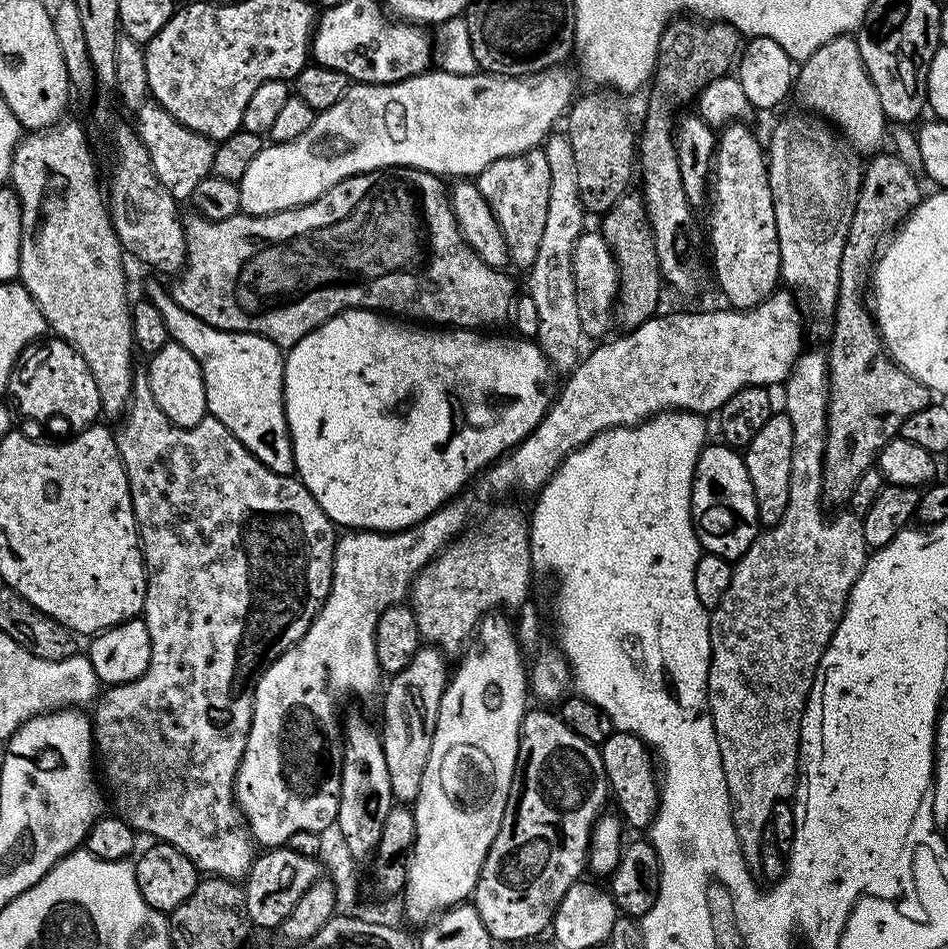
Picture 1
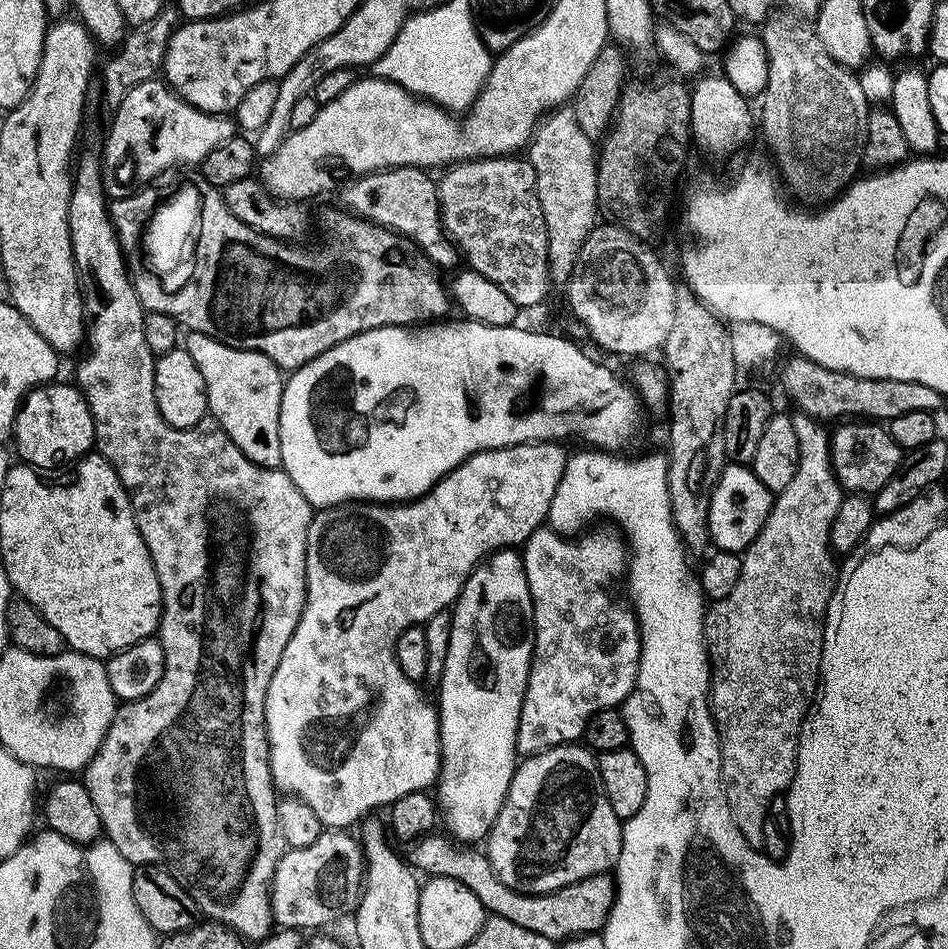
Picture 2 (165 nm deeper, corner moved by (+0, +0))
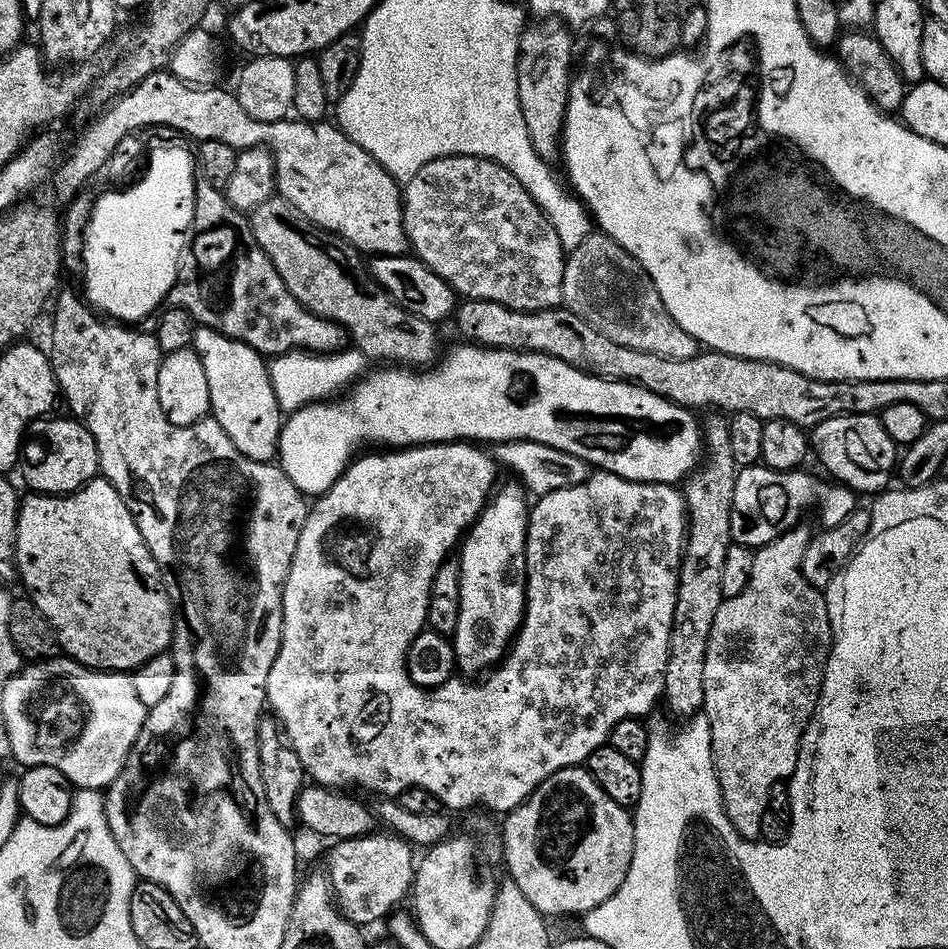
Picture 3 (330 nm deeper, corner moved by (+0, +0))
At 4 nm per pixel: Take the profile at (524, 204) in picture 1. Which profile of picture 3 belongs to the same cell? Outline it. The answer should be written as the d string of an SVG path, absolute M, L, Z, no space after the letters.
M481 156L434 158L406 181L402 188L404 229L416 259L456 291L457 297L502 302L514 310L533 312L555 308L563 301L562 274L566 250L530 194L498 162Z

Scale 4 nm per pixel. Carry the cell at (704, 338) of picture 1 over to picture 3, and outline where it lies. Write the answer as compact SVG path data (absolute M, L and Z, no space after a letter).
M445 442L442 444L417 444L399 450L376 450L373 451L376 452L373 456L364 456L365 454L357 455L349 463L348 467L345 468L343 474L334 482L334 486L330 486L330 490L323 493L315 501L311 511L309 511L306 522L302 526L302 534L298 534L298 546L294 550L294 558L290 562L290 570L284 583L284 593L282 594L282 640L278 646L278 654L274 658L274 666L270 666L266 704L271 711L272 708L276 711L274 713L275 719L278 721L288 743L292 745L292 749L298 754L305 773L317 785L323 785L328 789L344 790L347 789L347 784L357 784L358 787L365 788L368 792L377 792L375 795L380 798L396 798L399 797L400 793L405 792L407 788L421 788L422 790L430 790L430 794L437 796L441 805L448 810L451 810L450 808L472 808L475 804L485 804L486 807L500 812L499 814L507 814L513 812L542 781L550 778L550 774L554 774L563 768L574 768L583 765L591 752L598 750L603 744L608 743L610 730L614 730L614 726L618 726L618 722L622 722L628 716L637 718L647 717L647 712L655 704L659 705L661 703L664 694L664 671L666 670L666 662L668 661L670 626L674 618L674 602L676 601L678 578L680 577L680 557L684 554L684 542L688 530L688 517L684 511L684 498L681 489L671 484L642 483L636 480L623 479L621 476L616 476L612 472L603 470L591 473L582 483L575 484L572 487L562 487L556 491L547 492L546 495L539 497L531 505L527 524L527 540L524 543L524 553L527 558L527 590L525 592L524 623L521 624L520 630L517 632L515 640L512 641L504 659L483 677L483 679L485 678L484 684L480 684L475 688L474 685L467 684L464 680L453 678L447 680L447 682L437 688L419 688L412 681L406 663L406 635L404 636L404 628L420 630L427 625L430 584L434 582L434 574L438 574L438 568L453 555L454 549L461 543L462 537L472 527L475 520L479 518L480 511L488 503L490 493L497 483L496 471L498 471L498 465L485 449L483 452L480 448L483 447L477 446L472 442Z

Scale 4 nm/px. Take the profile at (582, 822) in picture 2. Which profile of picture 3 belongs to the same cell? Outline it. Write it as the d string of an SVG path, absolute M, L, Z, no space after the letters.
M577 766L558 770L554 774L550 774L550 778L542 781L513 812L507 813L503 817L504 860L508 863L507 875L514 882L518 882L518 890L522 890L522 894L526 894L526 898L530 898L533 906L545 917L564 916L567 912L583 914L594 910L599 904L606 902L606 898L610 898L610 894L614 894L618 890L618 886L622 886L622 882L626 878L626 870L630 870L630 858L634 854L633 819L633 813L629 809L618 806L618 802L614 802L614 798L609 798L606 790L602 790L602 786L598 786L598 782L594 782L594 778L588 773L587 767Z

